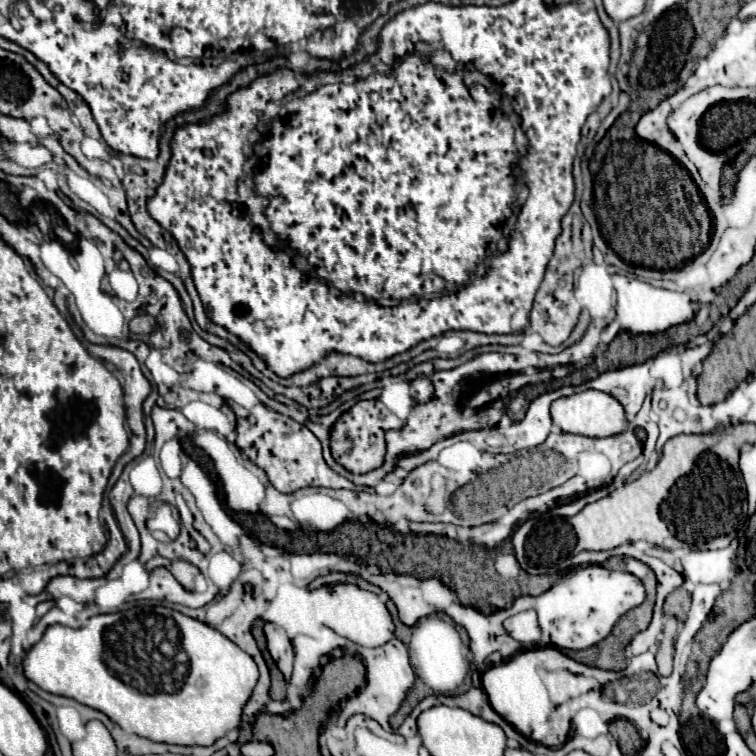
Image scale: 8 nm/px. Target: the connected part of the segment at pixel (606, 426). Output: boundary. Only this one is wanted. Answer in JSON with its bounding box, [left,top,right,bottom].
[552,390,628,438]

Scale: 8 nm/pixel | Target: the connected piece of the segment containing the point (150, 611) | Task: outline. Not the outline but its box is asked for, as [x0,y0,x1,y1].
[22,606,258,746]

